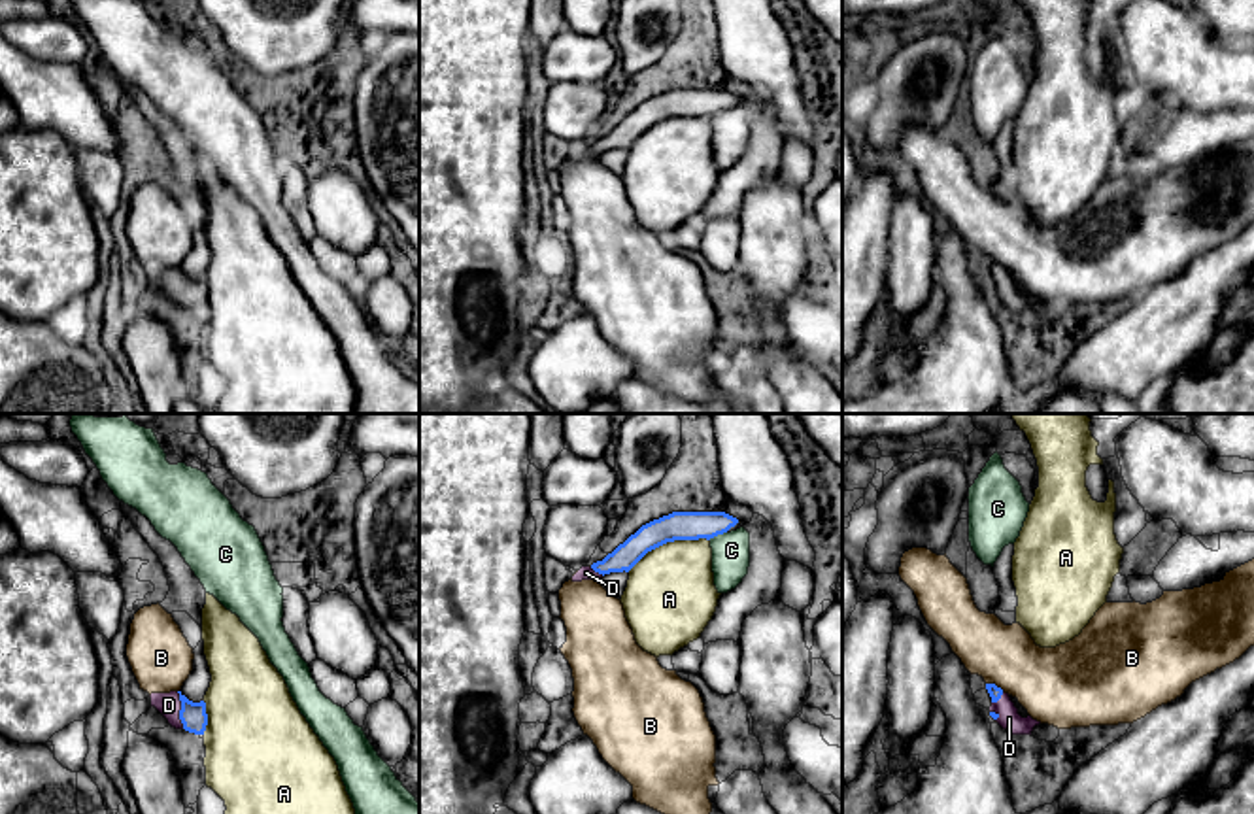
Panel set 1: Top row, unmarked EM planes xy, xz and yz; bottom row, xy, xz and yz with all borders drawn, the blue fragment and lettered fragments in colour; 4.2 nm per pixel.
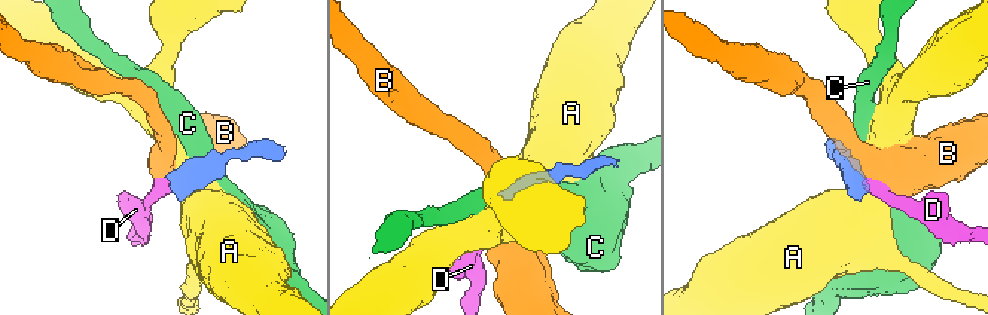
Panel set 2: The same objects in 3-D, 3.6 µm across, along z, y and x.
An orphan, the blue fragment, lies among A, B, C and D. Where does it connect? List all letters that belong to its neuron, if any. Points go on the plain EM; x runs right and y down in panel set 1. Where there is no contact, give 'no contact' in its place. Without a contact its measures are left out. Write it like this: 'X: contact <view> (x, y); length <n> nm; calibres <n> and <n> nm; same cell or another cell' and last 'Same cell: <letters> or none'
A: contact xz (667, 118); length 380 nm; calibres 130 and 380 nm; another cell
B: contact yz (996, 263); length 90 nm; calibres 50 and 320 nm; another cell
C: contact xz (716, 112); length 90 nm; calibres 130 and 160 nm; another cell
D: contact xy (180, 288); length 160 nm; calibres 120 and 100 nm; same cell
Same cell: D

